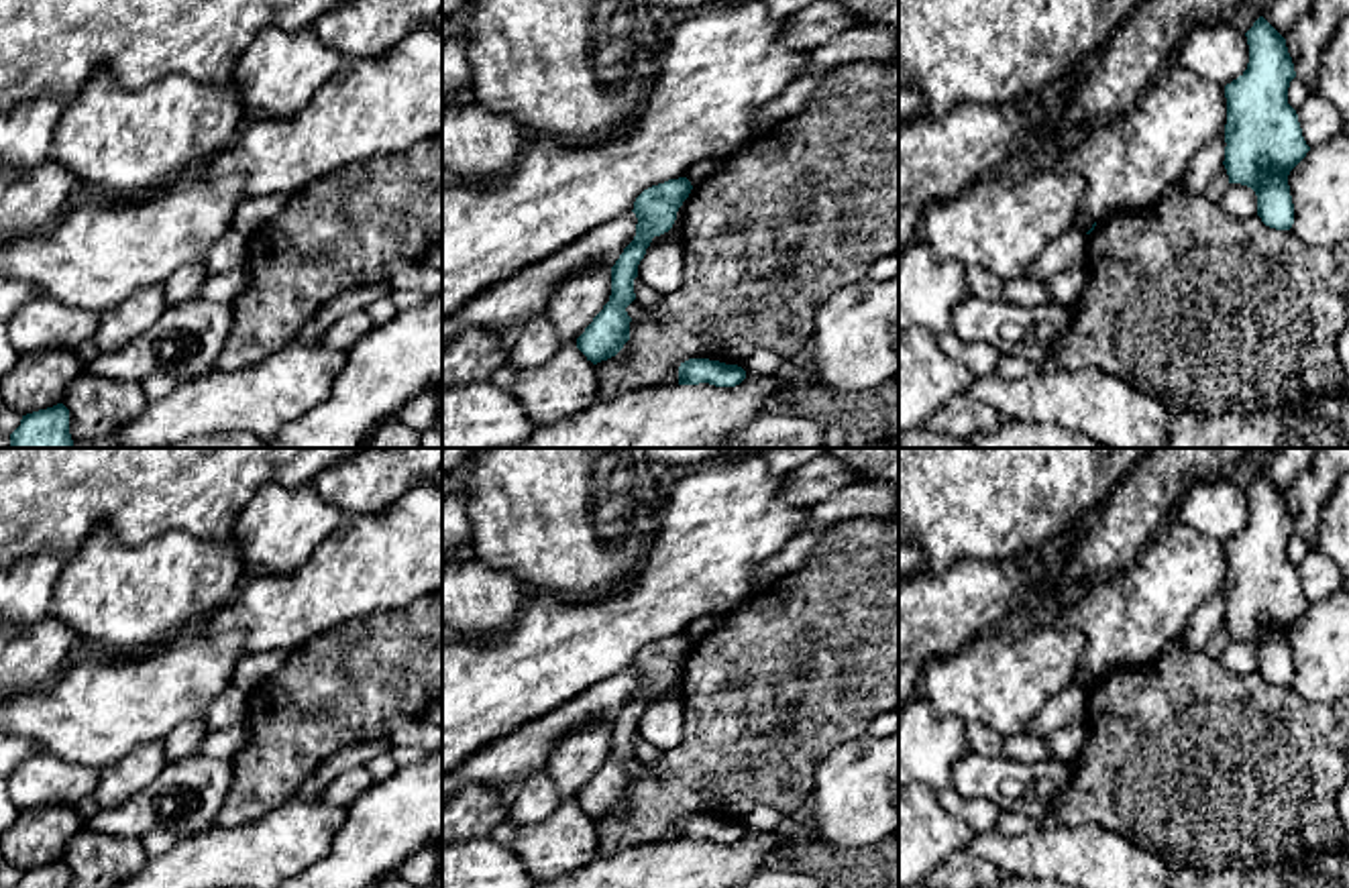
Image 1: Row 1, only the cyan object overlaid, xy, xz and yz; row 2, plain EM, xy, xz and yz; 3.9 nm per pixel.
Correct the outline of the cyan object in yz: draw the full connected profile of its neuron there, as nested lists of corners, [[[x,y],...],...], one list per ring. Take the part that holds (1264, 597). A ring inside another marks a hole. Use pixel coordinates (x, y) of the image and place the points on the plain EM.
[[[1259,473],[1245,489],[1249,501],[1247,525],[1225,542],[1225,625],[1229,640],[1241,640],[1257,652],[1257,672],[1276,686],[1290,686],[1294,680],[1294,660],[1288,631],[1306,613],[1310,603],[1302,593],[1296,566],[1288,560],[1288,544],[1296,534],[1286,495]]]

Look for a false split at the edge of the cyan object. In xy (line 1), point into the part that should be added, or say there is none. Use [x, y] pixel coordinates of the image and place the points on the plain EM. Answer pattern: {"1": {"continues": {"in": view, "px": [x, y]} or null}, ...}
{"1": {"continues": null}}

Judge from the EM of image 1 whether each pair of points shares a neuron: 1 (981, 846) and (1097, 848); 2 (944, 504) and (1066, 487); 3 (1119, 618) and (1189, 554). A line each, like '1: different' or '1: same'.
1: same
2: same
3: same

